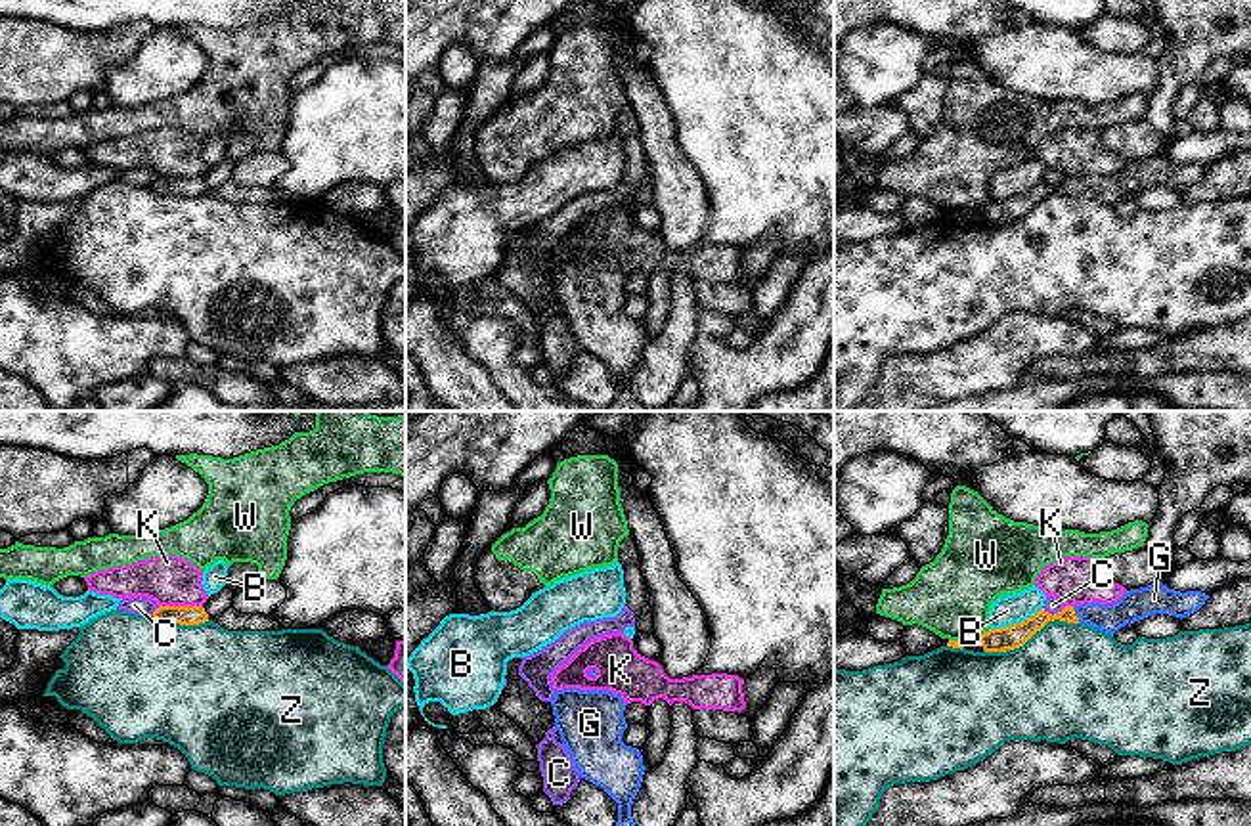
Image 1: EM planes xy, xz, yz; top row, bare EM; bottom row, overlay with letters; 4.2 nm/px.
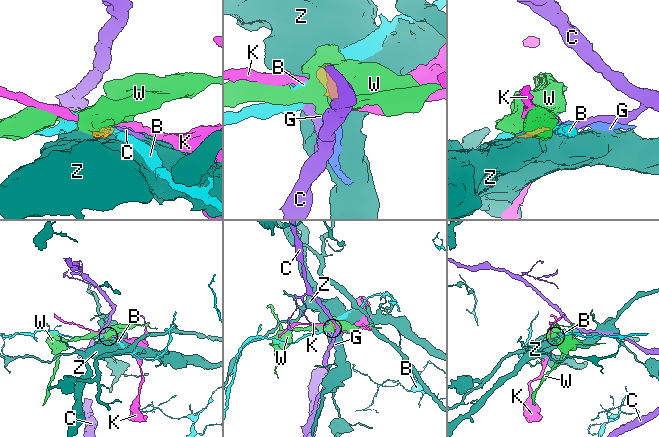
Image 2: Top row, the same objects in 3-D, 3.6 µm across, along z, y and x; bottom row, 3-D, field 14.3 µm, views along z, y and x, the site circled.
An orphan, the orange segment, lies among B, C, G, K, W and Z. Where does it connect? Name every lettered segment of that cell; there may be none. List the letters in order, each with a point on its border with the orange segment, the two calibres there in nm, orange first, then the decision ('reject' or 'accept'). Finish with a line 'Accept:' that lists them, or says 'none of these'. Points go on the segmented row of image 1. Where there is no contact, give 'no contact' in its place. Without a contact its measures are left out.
B: yz (1016, 624) | 100/130 nm | reject
C: yz (1054, 614) | 100/70 nm | reject
G: yz (1074, 614) | 90/120 nm | accept
K: xy (180, 607) | 80/220 nm | reject
W: yz (984, 633) | 100/320 nm | reject
Z: yz (1030, 637) | 100/480 nm | reject
Accept: G

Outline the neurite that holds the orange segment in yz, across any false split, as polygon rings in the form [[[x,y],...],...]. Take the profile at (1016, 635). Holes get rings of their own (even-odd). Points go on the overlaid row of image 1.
[[[1157,581],[1148,587],[1127,591],[1113,604],[1075,604],[1065,606],[1054,616],[1042,608],[1021,623],[989,629],[977,639],[985,652],[1006,652],[1023,646],[1037,631],[1054,620],[1067,623],[1086,623],[1094,629],[1113,635],[1127,623],[1140,621],[1153,614],[1169,614],[1182,620],[1197,612],[1207,598],[1209,595],[1201,591],[1180,593]]]

